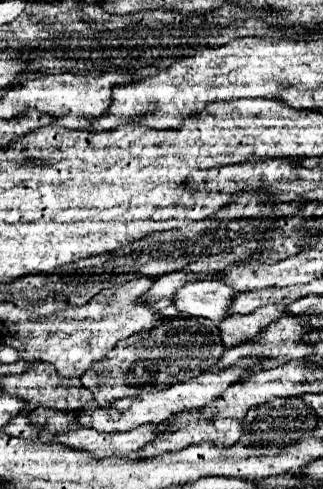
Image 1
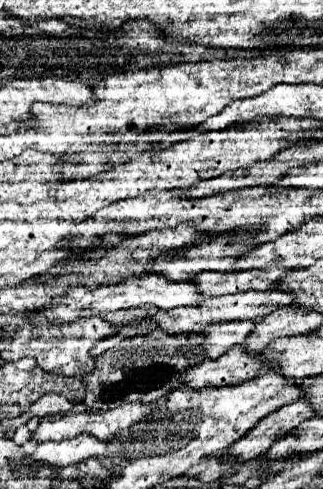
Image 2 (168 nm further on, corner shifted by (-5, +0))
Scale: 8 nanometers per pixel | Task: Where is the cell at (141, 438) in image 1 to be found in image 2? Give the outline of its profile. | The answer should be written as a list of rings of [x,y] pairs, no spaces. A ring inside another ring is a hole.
[[[79,434],[73,440],[39,444],[31,456],[25,456],[25,462],[39,462],[39,464],[63,468],[91,456],[99,458],[105,452],[107,452],[107,442],[101,442],[89,434]]]

